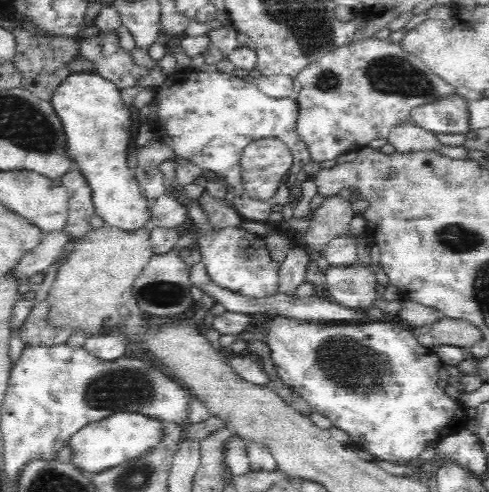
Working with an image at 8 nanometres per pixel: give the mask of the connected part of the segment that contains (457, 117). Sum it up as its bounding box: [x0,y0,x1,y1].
[409,90,471,134]

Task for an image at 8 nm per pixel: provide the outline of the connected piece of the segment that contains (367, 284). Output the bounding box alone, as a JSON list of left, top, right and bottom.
[324,262,379,312]

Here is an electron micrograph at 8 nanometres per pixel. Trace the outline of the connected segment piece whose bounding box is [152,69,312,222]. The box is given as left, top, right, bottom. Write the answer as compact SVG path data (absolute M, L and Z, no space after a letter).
M188 69L167 75L163 84L156 88L155 96L158 101L158 114L152 122L155 138L169 144L176 157L186 158L204 171L217 173L232 192L244 220L267 222L272 208L245 192L241 179L242 151L260 138L281 140L292 155L292 166L282 176L271 203L284 205L290 202L287 176L297 174L304 165L312 163L309 148L297 131L298 106L295 99L270 99L254 82L244 81L232 74Z

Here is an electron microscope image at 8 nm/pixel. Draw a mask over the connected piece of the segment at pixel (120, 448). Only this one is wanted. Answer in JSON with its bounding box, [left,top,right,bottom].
[67,413,161,474]

